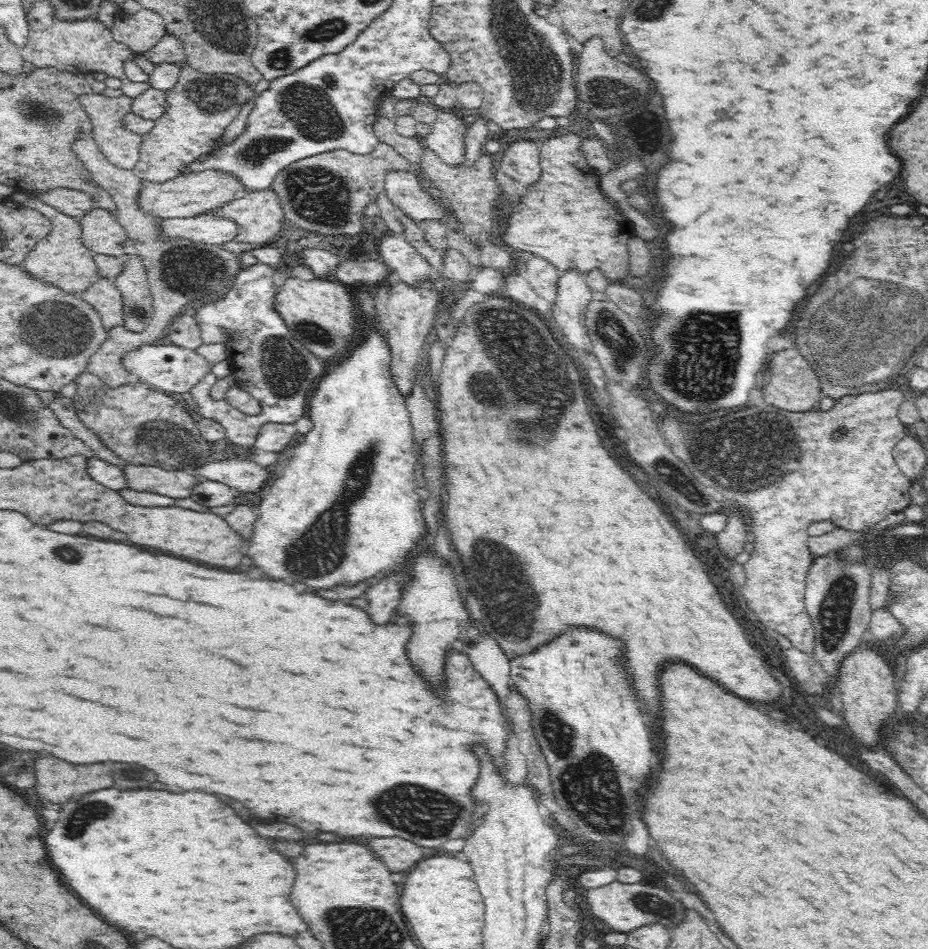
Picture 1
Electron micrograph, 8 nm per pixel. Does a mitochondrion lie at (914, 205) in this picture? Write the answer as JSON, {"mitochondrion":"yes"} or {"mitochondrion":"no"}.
{"mitochondrion":"no"}

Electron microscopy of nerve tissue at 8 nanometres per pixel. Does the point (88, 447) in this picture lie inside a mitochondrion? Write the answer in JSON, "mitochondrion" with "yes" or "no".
{"mitochondrion":"no"}

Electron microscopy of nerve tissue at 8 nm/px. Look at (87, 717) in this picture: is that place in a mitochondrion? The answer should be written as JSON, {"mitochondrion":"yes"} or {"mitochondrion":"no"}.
{"mitochondrion":"no"}

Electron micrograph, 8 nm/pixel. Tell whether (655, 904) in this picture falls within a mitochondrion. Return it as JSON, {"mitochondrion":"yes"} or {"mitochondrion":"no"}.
{"mitochondrion":"yes"}

